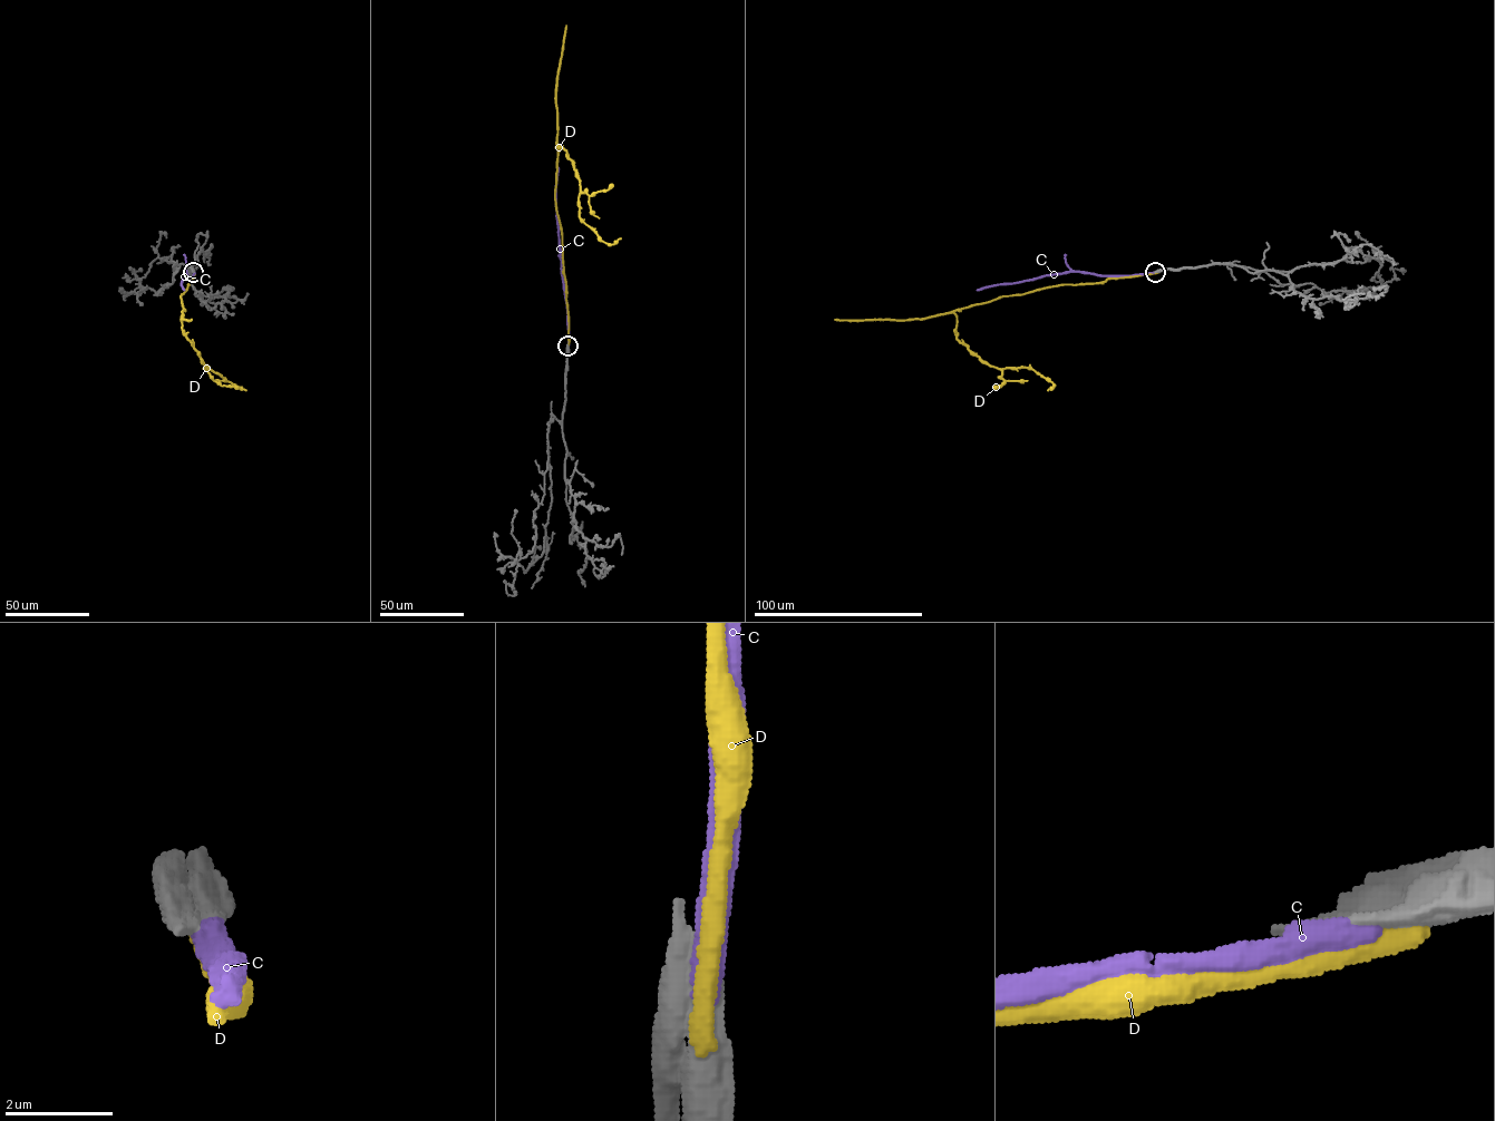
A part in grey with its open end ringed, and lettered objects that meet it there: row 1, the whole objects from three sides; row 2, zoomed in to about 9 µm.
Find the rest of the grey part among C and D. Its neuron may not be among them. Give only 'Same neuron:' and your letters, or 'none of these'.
Same neuron: none of these

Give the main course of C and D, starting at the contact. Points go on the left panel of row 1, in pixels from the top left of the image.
C: (193, 272), (193, 275), (185, 273), (181, 282), (183, 290)
D: (193, 272), (192, 282), (181, 296), (183, 333), (205, 369), (245, 390)

